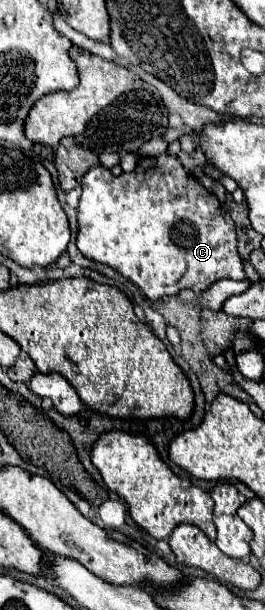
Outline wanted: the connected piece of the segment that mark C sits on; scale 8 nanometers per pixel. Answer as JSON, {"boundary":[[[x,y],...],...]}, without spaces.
{"boundary":[[[172,154],[142,158],[134,172],[123,172],[122,176],[114,176],[104,166],[86,172],[82,178],[78,228],[78,250],[86,258],[120,272],[124,278],[142,288],[144,296],[152,302],[160,300],[162,296],[176,296],[182,288],[190,288],[194,292],[206,290],[210,284],[222,278],[242,282],[248,280],[244,262],[238,254],[232,218],[220,212],[218,198],[208,192],[192,174],[188,174],[180,160]]]}

